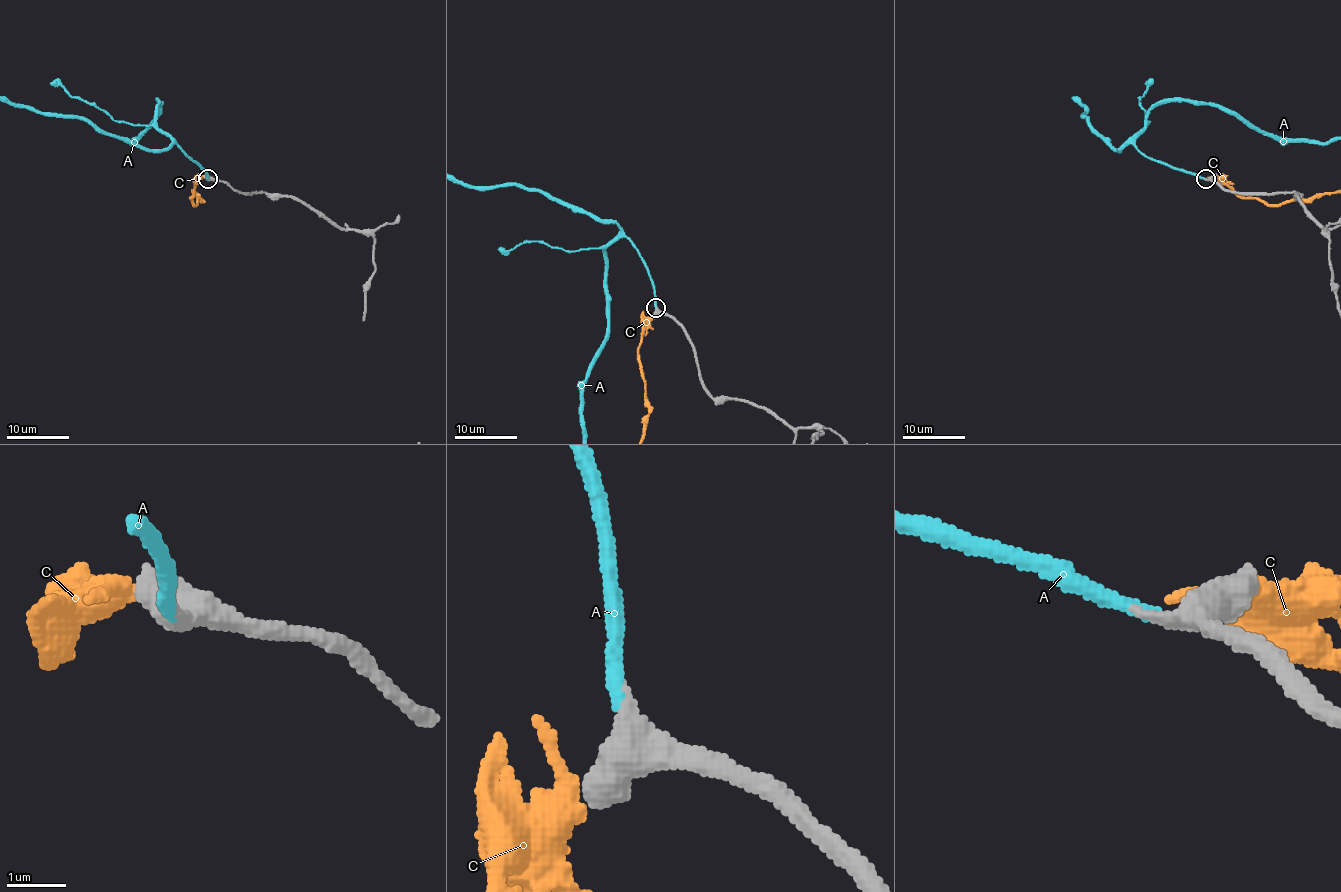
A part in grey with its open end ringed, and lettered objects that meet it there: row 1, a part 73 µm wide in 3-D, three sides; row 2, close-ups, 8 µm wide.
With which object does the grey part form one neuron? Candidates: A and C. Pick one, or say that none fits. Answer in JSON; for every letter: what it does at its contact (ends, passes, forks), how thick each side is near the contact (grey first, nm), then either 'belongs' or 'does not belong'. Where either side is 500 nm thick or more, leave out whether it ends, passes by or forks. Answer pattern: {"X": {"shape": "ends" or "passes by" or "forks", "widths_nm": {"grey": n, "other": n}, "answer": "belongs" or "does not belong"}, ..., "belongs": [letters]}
{"A": {"shape": "ends", "widths_nm": {"grey": 460, "other": 240}, "answer": "belongs"}, "C": {"widths_nm": {"grey": 600, "other": 400}, "answer": "does not belong"}, "belongs": ["A"]}

